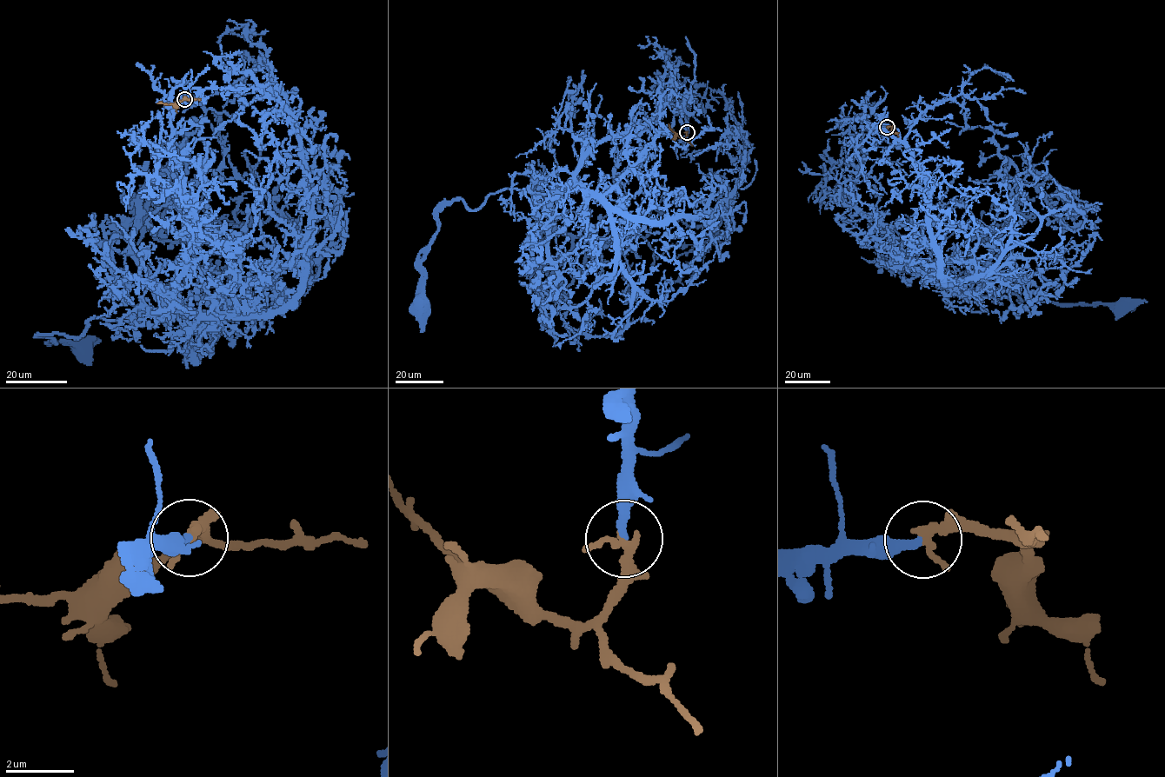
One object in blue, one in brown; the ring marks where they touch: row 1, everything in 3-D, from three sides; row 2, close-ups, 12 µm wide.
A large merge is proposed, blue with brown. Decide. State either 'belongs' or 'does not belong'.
belongs

